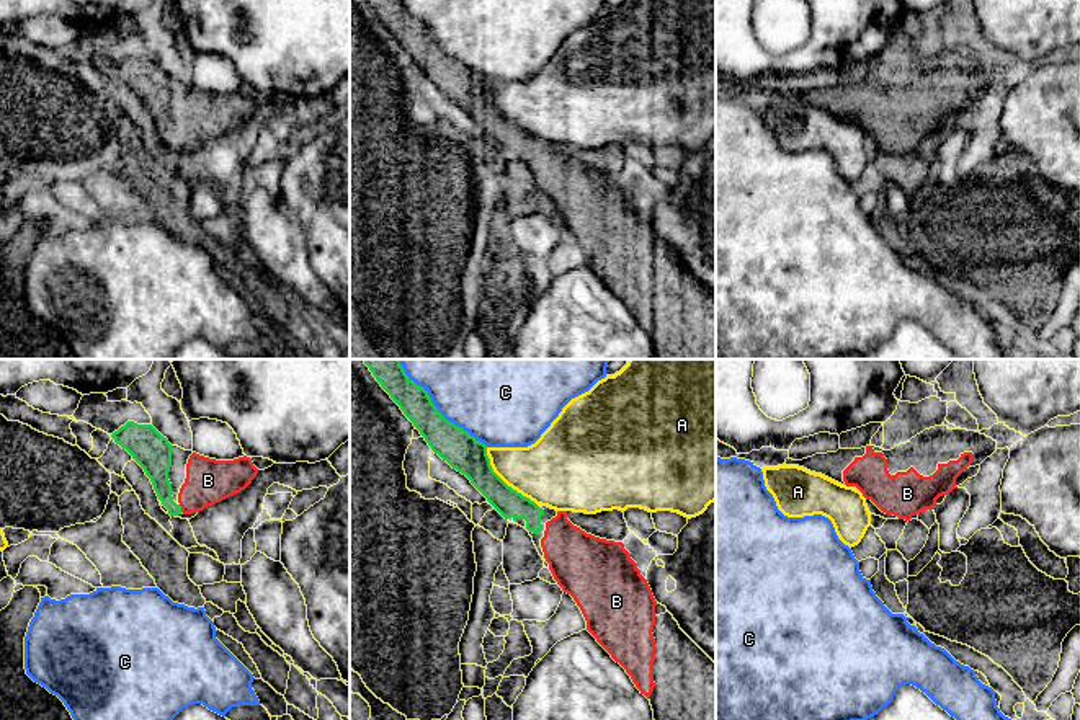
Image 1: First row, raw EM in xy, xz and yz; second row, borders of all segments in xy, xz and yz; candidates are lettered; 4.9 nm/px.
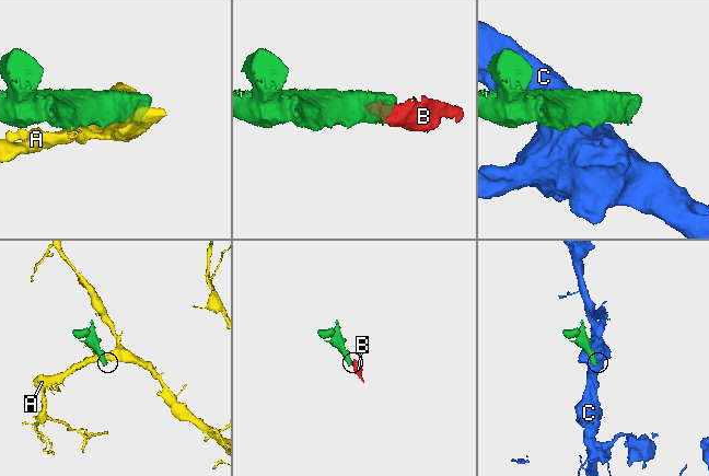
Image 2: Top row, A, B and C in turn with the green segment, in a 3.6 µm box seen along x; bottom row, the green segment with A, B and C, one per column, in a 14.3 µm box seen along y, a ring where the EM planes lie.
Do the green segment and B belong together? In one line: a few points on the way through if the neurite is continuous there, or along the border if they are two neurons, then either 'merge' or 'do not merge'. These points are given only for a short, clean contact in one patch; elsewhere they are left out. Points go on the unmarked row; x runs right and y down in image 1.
way xy (156, 98), (165, 133), (180, 142), (208, 115); merge

